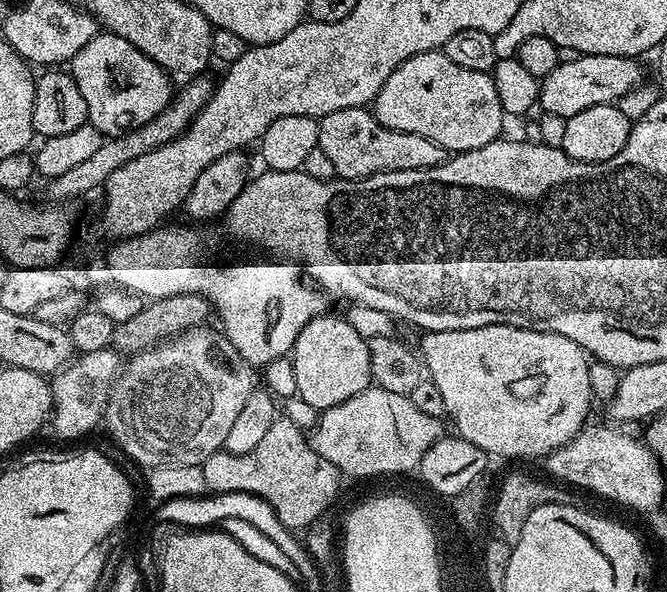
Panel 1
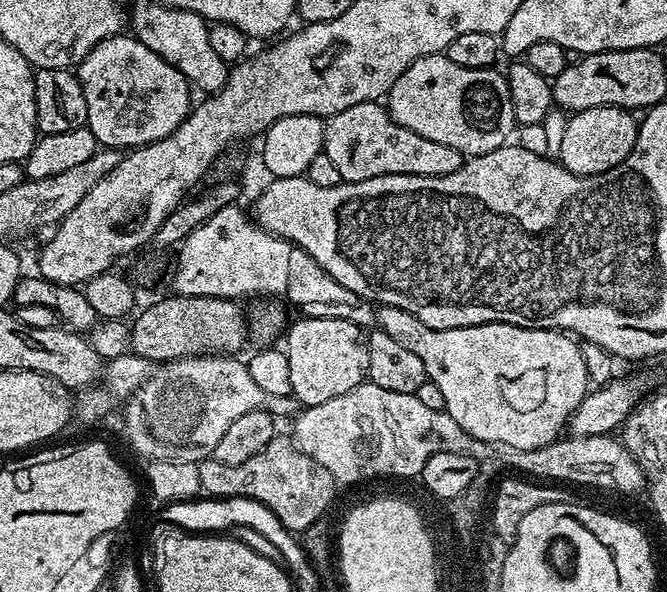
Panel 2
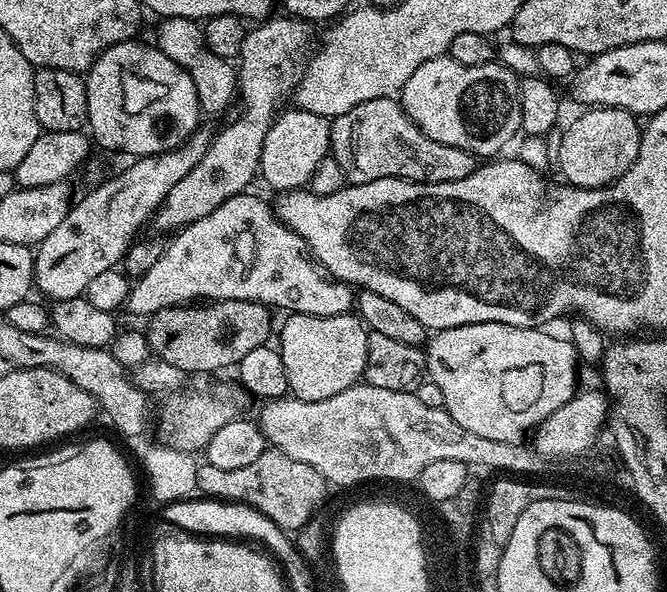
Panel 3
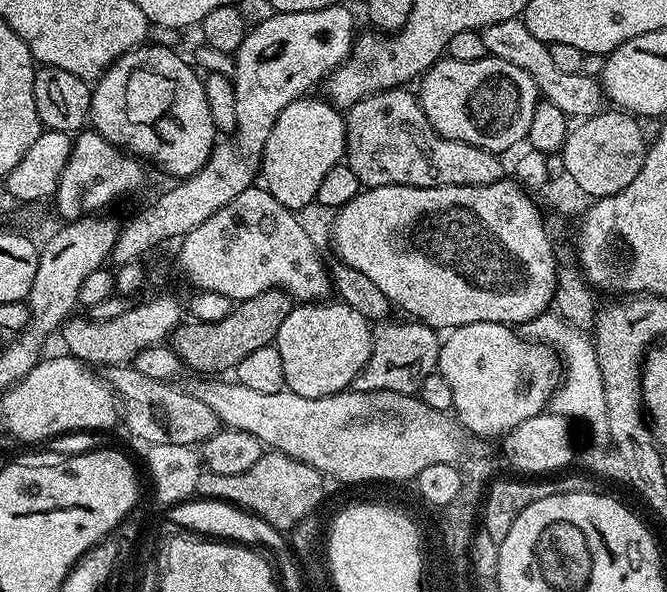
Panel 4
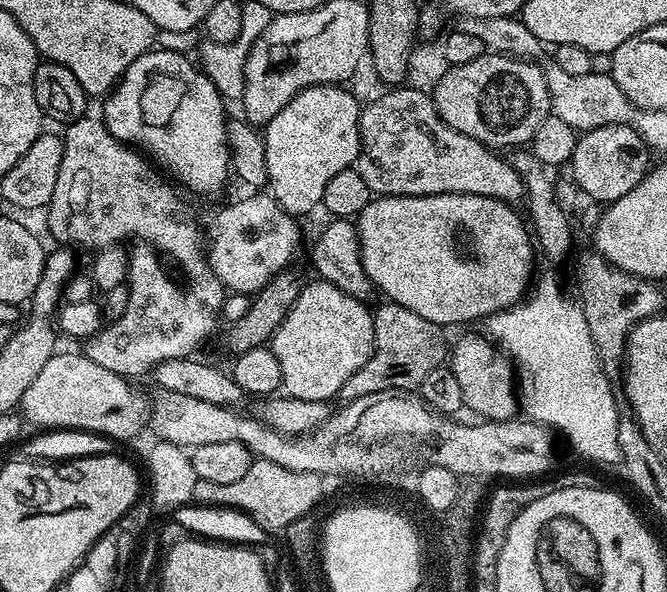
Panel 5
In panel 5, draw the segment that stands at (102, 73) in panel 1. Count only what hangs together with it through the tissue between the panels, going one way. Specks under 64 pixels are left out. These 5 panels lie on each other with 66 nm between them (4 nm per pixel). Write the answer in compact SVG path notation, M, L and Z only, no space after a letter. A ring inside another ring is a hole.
M149 50L142 54L142 58L130 65L103 101L102 119L114 138L143 150L169 177L177 176L192 192L205 192L212 196L223 190L228 176L230 180L228 120L224 116L226 101L205 72L188 59L185 54L161 50Z

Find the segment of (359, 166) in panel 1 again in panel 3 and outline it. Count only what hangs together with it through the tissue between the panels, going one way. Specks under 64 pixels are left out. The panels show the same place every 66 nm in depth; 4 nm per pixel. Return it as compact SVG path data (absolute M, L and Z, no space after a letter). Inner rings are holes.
M391 96L362 102L362 106L335 117L330 124L330 142L330 154L342 166L348 184L378 182L378 178L402 178L423 184L458 182L478 166L471 152L434 142L409 118L399 99Z

